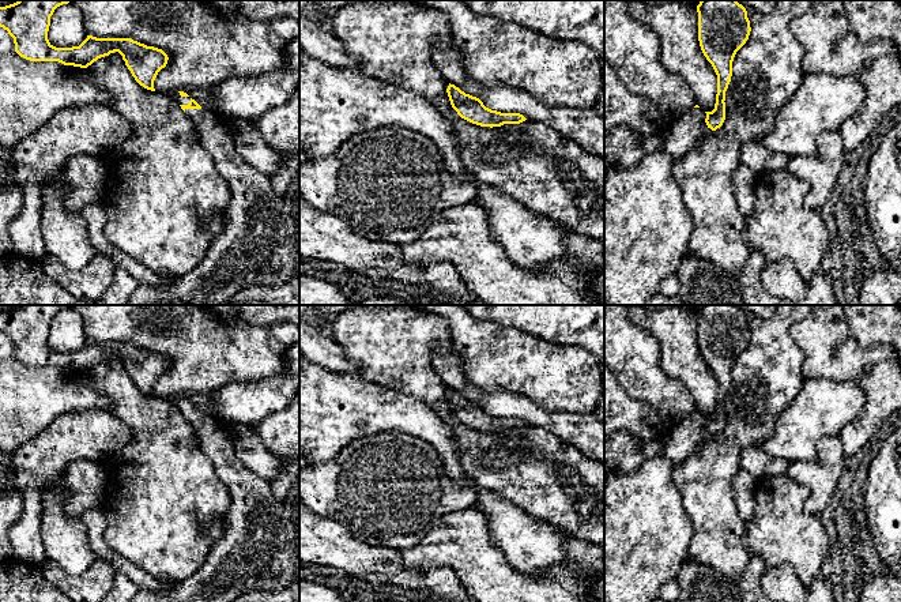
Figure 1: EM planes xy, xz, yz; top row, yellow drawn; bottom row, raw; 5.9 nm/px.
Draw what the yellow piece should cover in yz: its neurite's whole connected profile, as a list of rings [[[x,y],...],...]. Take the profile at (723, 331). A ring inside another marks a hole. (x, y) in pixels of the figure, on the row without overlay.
[[[701,305],[697,317],[700,351],[717,380],[716,409],[712,417],[695,410],[667,432],[661,454],[674,464],[682,463],[723,430],[732,366],[751,336],[747,316],[736,305]]]

